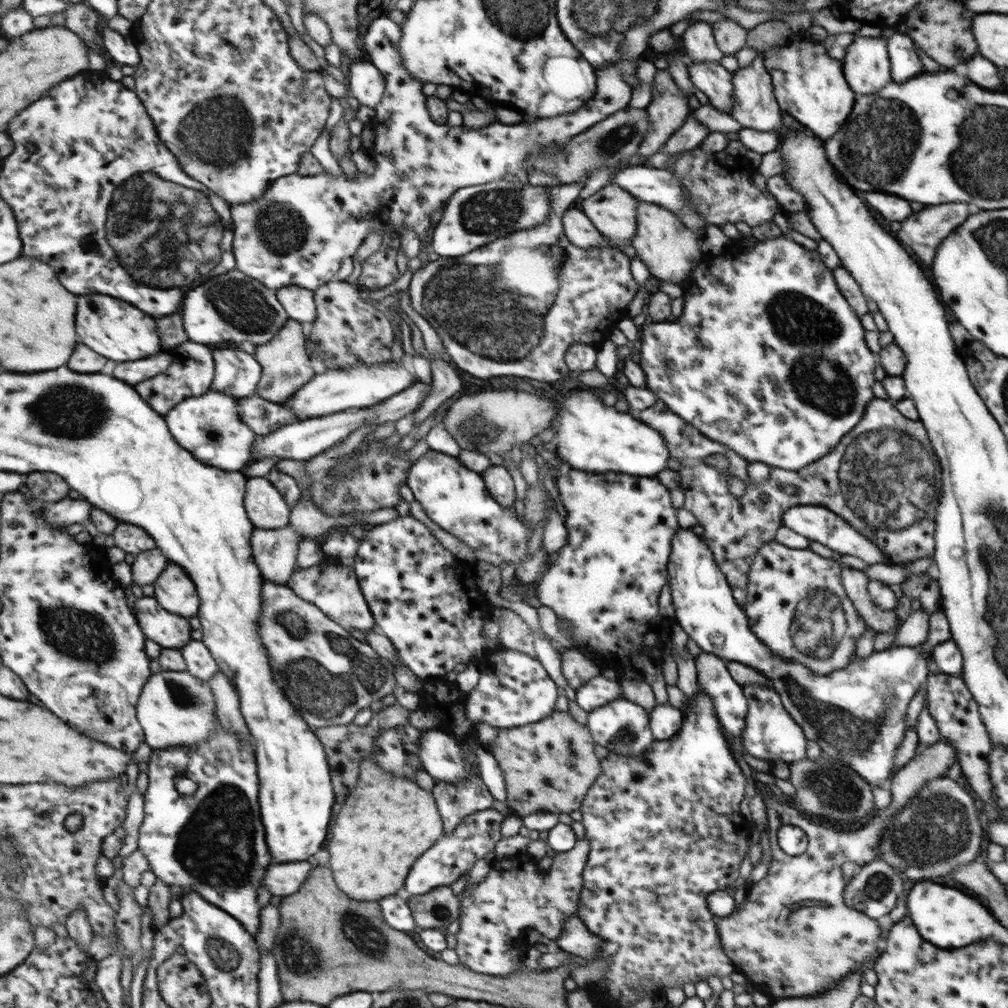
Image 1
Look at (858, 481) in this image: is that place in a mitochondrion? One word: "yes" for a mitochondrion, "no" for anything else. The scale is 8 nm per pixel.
yes

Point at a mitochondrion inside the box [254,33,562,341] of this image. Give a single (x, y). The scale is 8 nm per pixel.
(487, 212)

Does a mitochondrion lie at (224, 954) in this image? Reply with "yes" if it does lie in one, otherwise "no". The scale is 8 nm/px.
yes

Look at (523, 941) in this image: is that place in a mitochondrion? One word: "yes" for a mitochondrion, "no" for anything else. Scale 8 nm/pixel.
no

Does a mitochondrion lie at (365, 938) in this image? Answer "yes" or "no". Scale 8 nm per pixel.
yes

